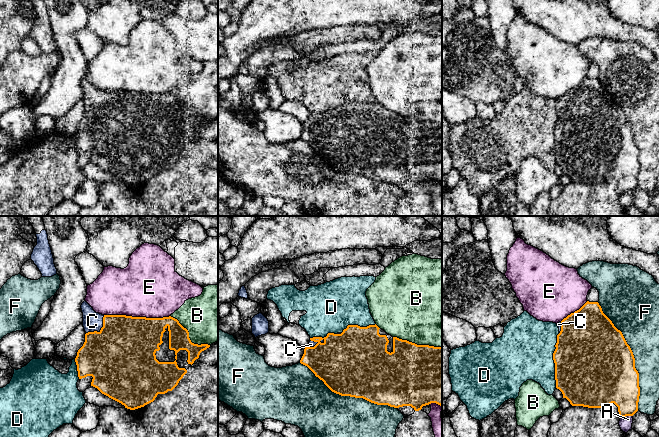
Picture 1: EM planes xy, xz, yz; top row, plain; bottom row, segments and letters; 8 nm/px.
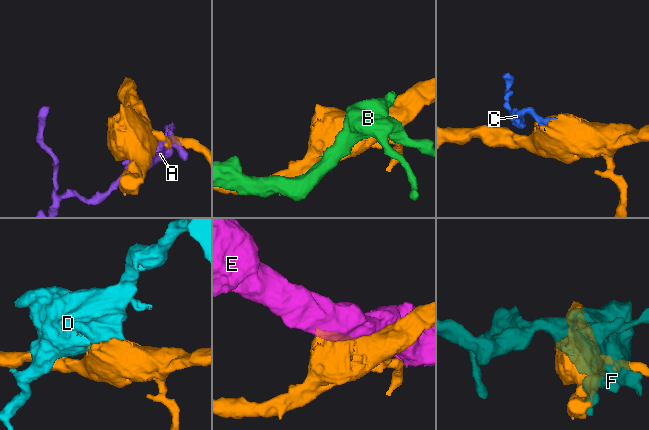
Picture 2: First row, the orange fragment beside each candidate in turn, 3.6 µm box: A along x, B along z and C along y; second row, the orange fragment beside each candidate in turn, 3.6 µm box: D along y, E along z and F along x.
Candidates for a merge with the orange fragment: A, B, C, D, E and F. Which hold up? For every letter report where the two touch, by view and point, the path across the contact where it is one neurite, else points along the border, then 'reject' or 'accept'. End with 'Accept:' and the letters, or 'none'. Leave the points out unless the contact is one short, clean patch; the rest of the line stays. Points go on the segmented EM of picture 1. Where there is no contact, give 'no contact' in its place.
A: meets orange in yz at (626, 415); reject
B: meets orange in xy at (188, 336); reject
C: meets orange in xy at (101, 329); runs through xy (123, 351), (101, 329), (92, 321); accept
D: meets orange in yz at (553, 359); reject
E: meets orange in xy at (137, 317); reject
F: meets orange in yz at (633, 356); reject
Accept: C

